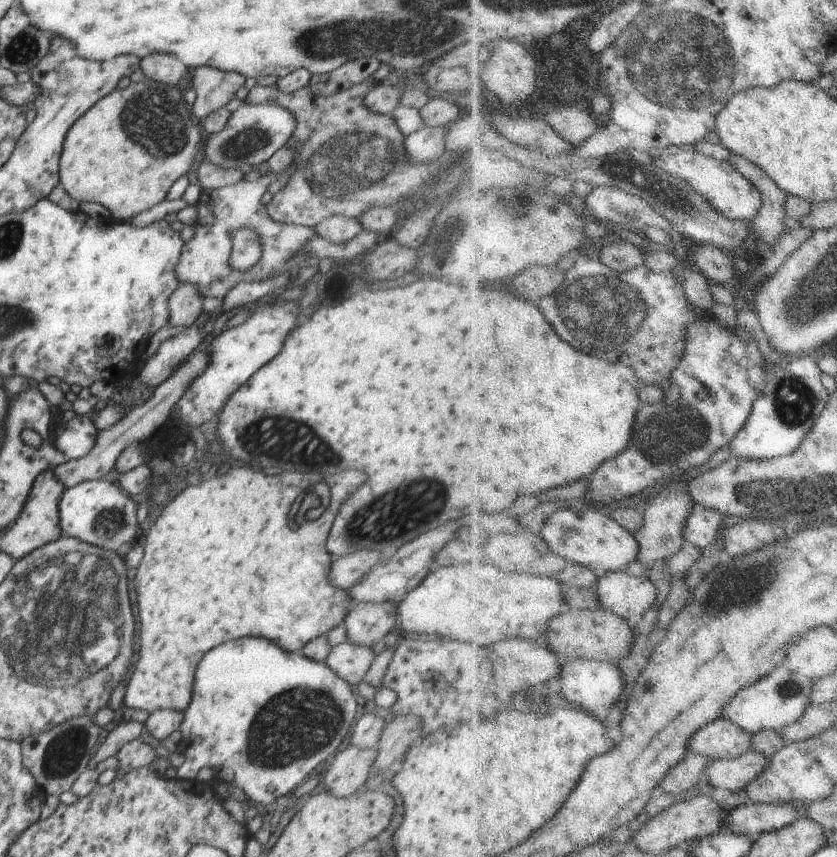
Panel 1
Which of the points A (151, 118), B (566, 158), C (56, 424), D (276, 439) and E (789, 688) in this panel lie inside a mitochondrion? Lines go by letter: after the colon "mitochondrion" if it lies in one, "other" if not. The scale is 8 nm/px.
A: mitochondrion
B: other
C: other
D: mitochondrion
E: mitochondrion

